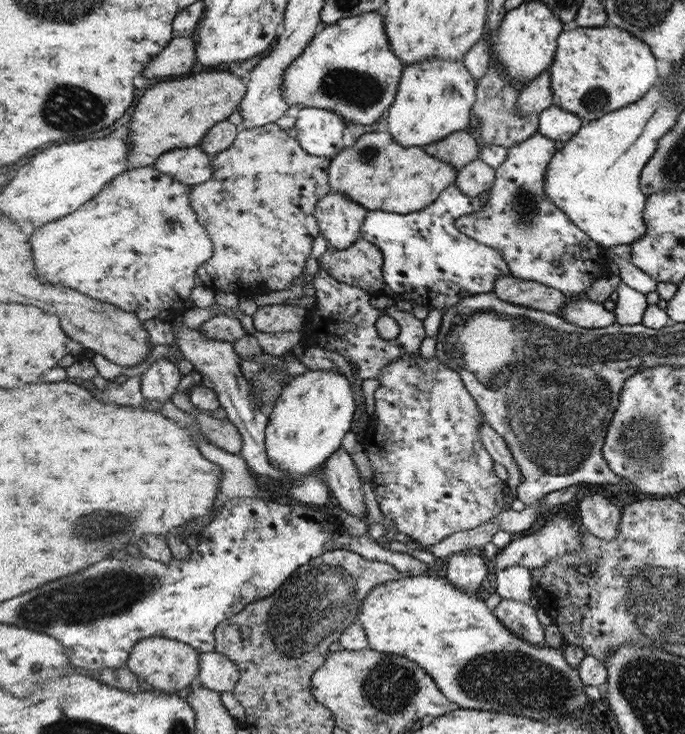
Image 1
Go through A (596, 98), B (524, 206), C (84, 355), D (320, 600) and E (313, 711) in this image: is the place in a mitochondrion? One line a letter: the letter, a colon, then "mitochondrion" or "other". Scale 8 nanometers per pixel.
A: mitochondrion
B: mitochondrion
C: other
D: mitochondrion
E: other

